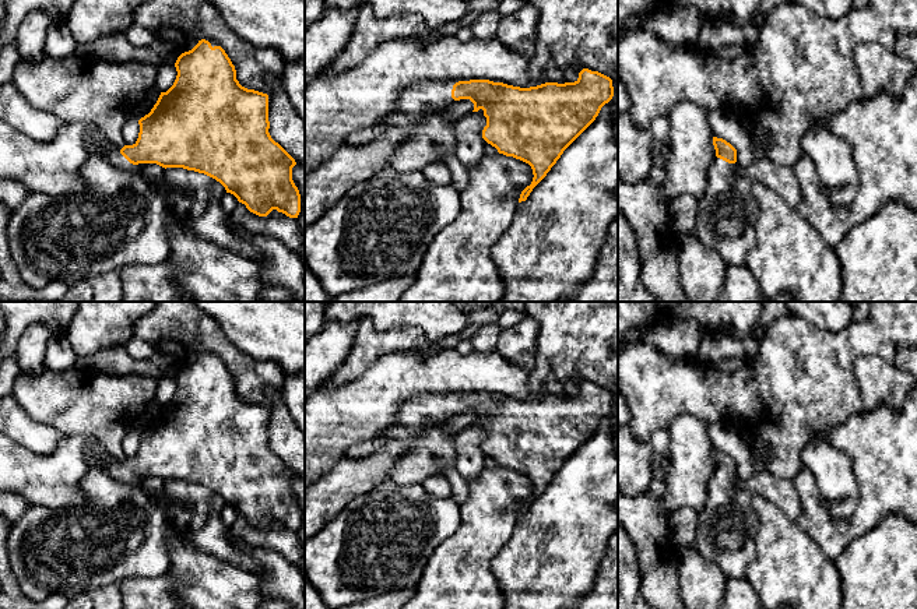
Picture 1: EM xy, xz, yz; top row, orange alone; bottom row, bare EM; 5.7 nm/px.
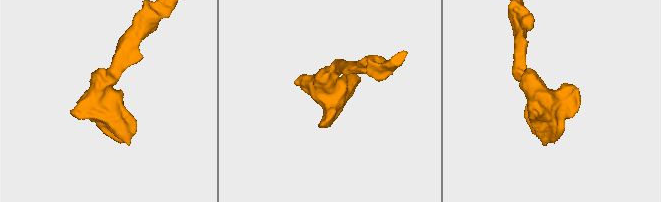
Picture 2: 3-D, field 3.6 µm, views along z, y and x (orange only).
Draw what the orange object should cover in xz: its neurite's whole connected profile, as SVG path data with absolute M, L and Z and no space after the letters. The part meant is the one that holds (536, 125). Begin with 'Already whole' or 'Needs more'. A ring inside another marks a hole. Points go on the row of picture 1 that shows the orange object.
Needs more. M583 68L575 82L530 88L489 80L414 82L401 92L394 112L425 122L454 101L470 99L472 112L482 109L486 117L482 138L499 154L531 166L534 177L521 203L612 96L609 77Z

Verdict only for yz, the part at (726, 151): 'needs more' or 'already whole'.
needs more

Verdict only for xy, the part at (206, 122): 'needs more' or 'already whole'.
needs more

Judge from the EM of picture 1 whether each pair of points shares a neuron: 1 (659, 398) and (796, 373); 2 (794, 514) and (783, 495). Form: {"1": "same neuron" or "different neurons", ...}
{"1": "same neuron", "2": "same neuron"}

